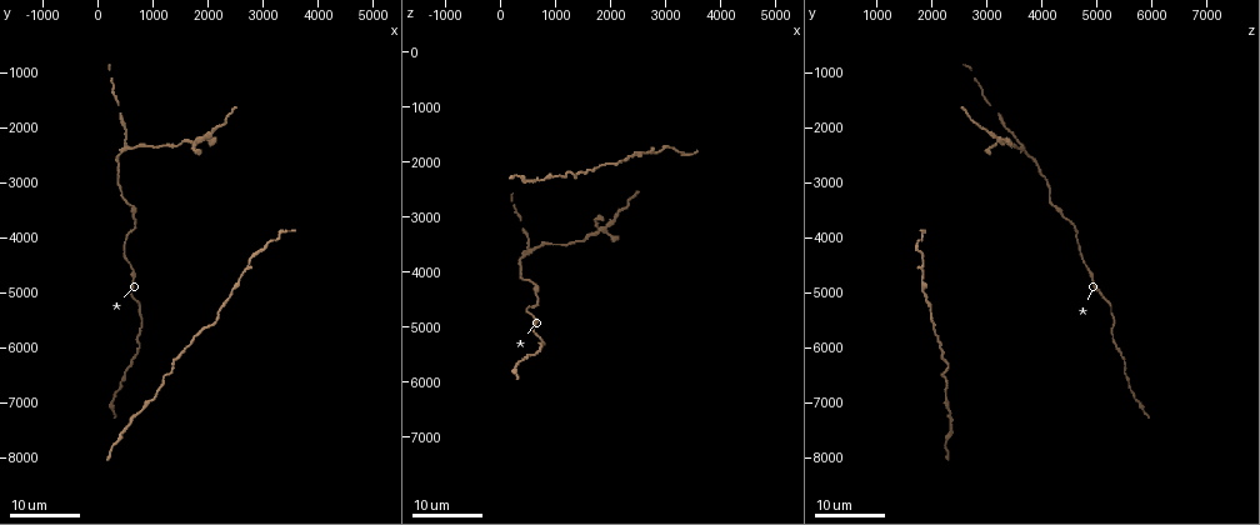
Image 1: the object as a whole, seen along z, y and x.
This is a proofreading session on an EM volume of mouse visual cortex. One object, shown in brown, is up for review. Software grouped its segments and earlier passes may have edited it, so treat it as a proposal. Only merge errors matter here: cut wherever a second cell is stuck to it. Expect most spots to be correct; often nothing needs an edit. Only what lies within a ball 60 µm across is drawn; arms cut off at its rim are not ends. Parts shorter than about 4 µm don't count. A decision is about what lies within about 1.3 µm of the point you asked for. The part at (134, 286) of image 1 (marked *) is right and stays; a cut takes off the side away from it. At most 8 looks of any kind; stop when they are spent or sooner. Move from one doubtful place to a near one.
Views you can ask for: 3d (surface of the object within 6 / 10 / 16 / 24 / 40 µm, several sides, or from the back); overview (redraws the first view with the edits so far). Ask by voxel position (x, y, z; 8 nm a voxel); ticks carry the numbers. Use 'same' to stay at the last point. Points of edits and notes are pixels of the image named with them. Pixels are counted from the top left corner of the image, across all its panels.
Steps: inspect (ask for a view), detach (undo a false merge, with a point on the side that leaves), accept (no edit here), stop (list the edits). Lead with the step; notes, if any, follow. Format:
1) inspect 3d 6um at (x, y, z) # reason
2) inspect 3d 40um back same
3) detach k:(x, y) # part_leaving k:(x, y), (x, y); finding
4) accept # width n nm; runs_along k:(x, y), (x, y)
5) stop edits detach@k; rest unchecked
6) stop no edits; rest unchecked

inspect 3d 24um at (400, 6650, 5600) # calibre changes

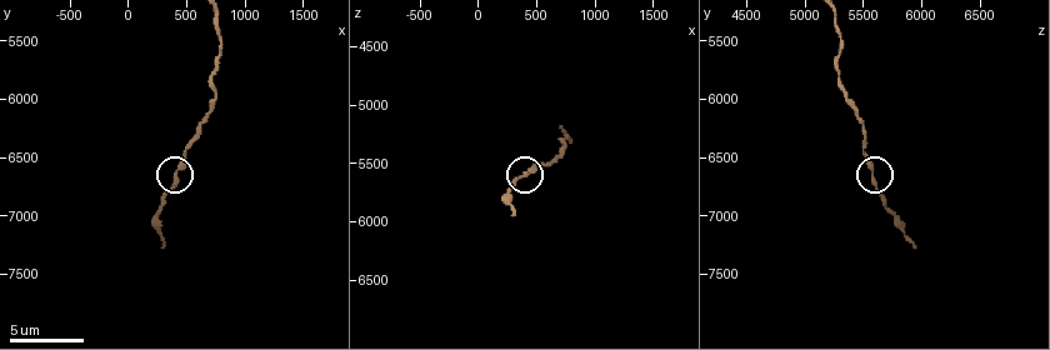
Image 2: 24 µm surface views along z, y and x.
inspect 3d 10um at (400, 6720, 5580)

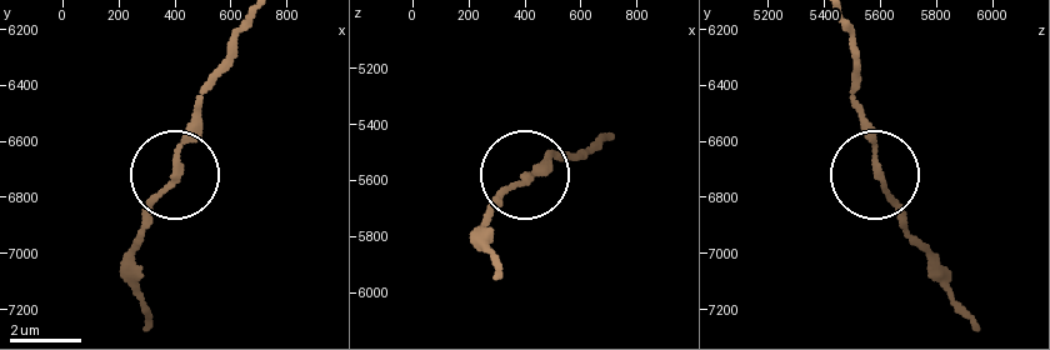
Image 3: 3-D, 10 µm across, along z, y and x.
inspect 3d 6um at (400, 6710, 5590) # closer look

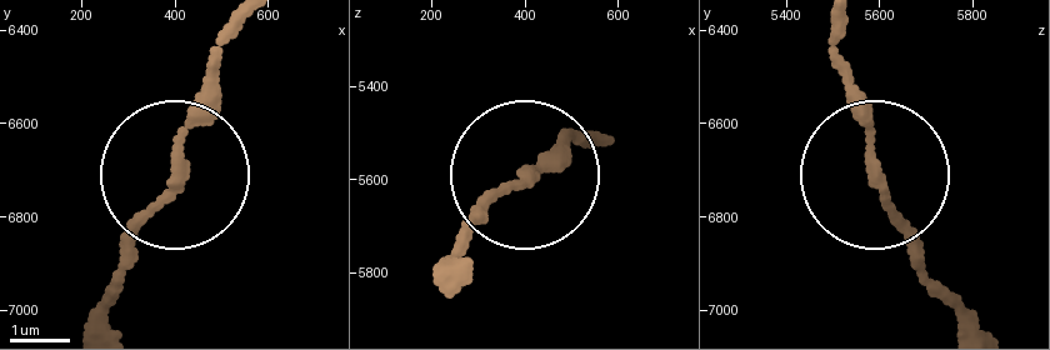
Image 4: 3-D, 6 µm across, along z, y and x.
accept # runs_along 4:(836, 31), (876, 180), (951, 295); all the same cell

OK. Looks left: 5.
inspect 3d 16um at (550, 2400, 3650) # arms part here

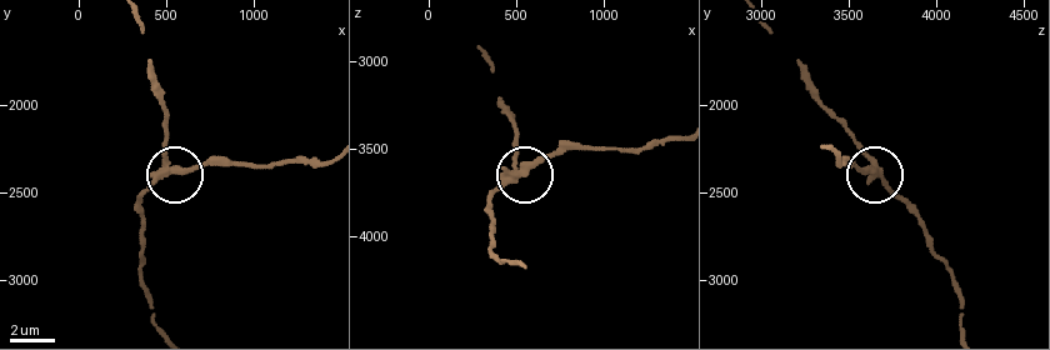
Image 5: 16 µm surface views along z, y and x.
inspect 3d 6um at (540, 2380, 3620)

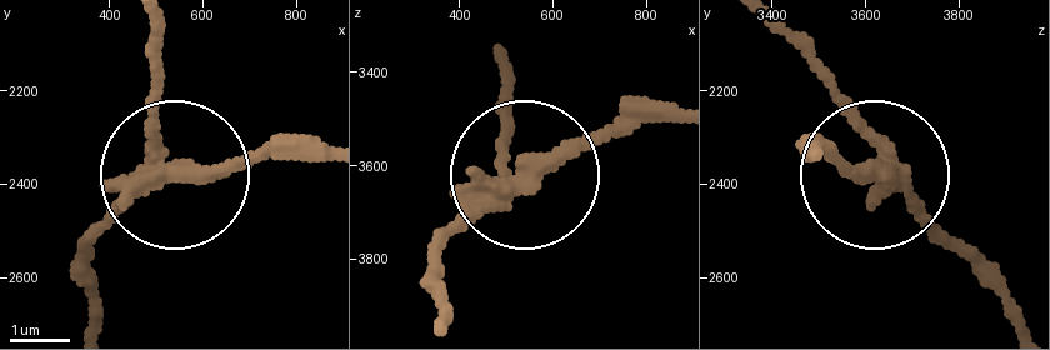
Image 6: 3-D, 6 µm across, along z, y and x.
detach 6:(213, 166) # part_leaving 6:(139, 185), (329, 155); a second cell is stuck on

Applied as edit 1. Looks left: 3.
inspect 3d 16um at (1550, 5950, 2100)

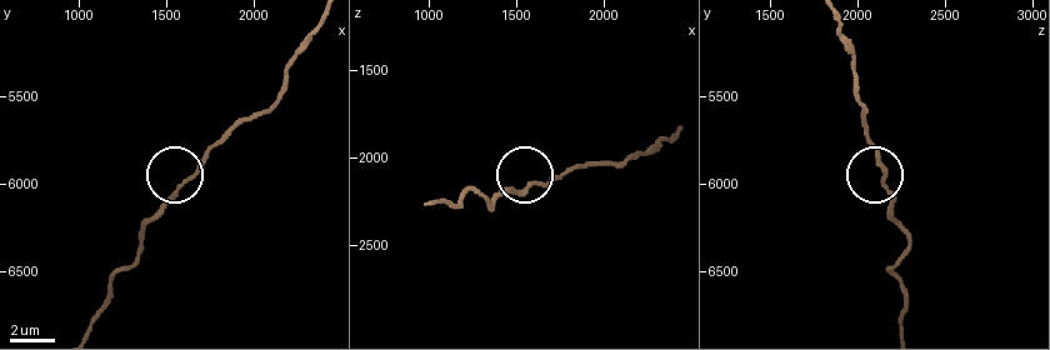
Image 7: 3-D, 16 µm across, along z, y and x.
inspect 3d 6um at (1620, 5980, 2140) # zoom in

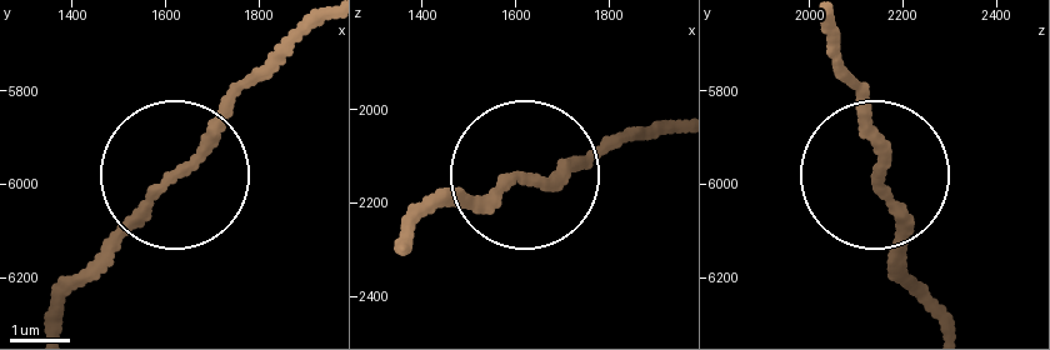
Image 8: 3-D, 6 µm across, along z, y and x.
accept # width 170 nm; continuous, no second cell

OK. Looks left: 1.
stop edits detach@6; rest unchecked

